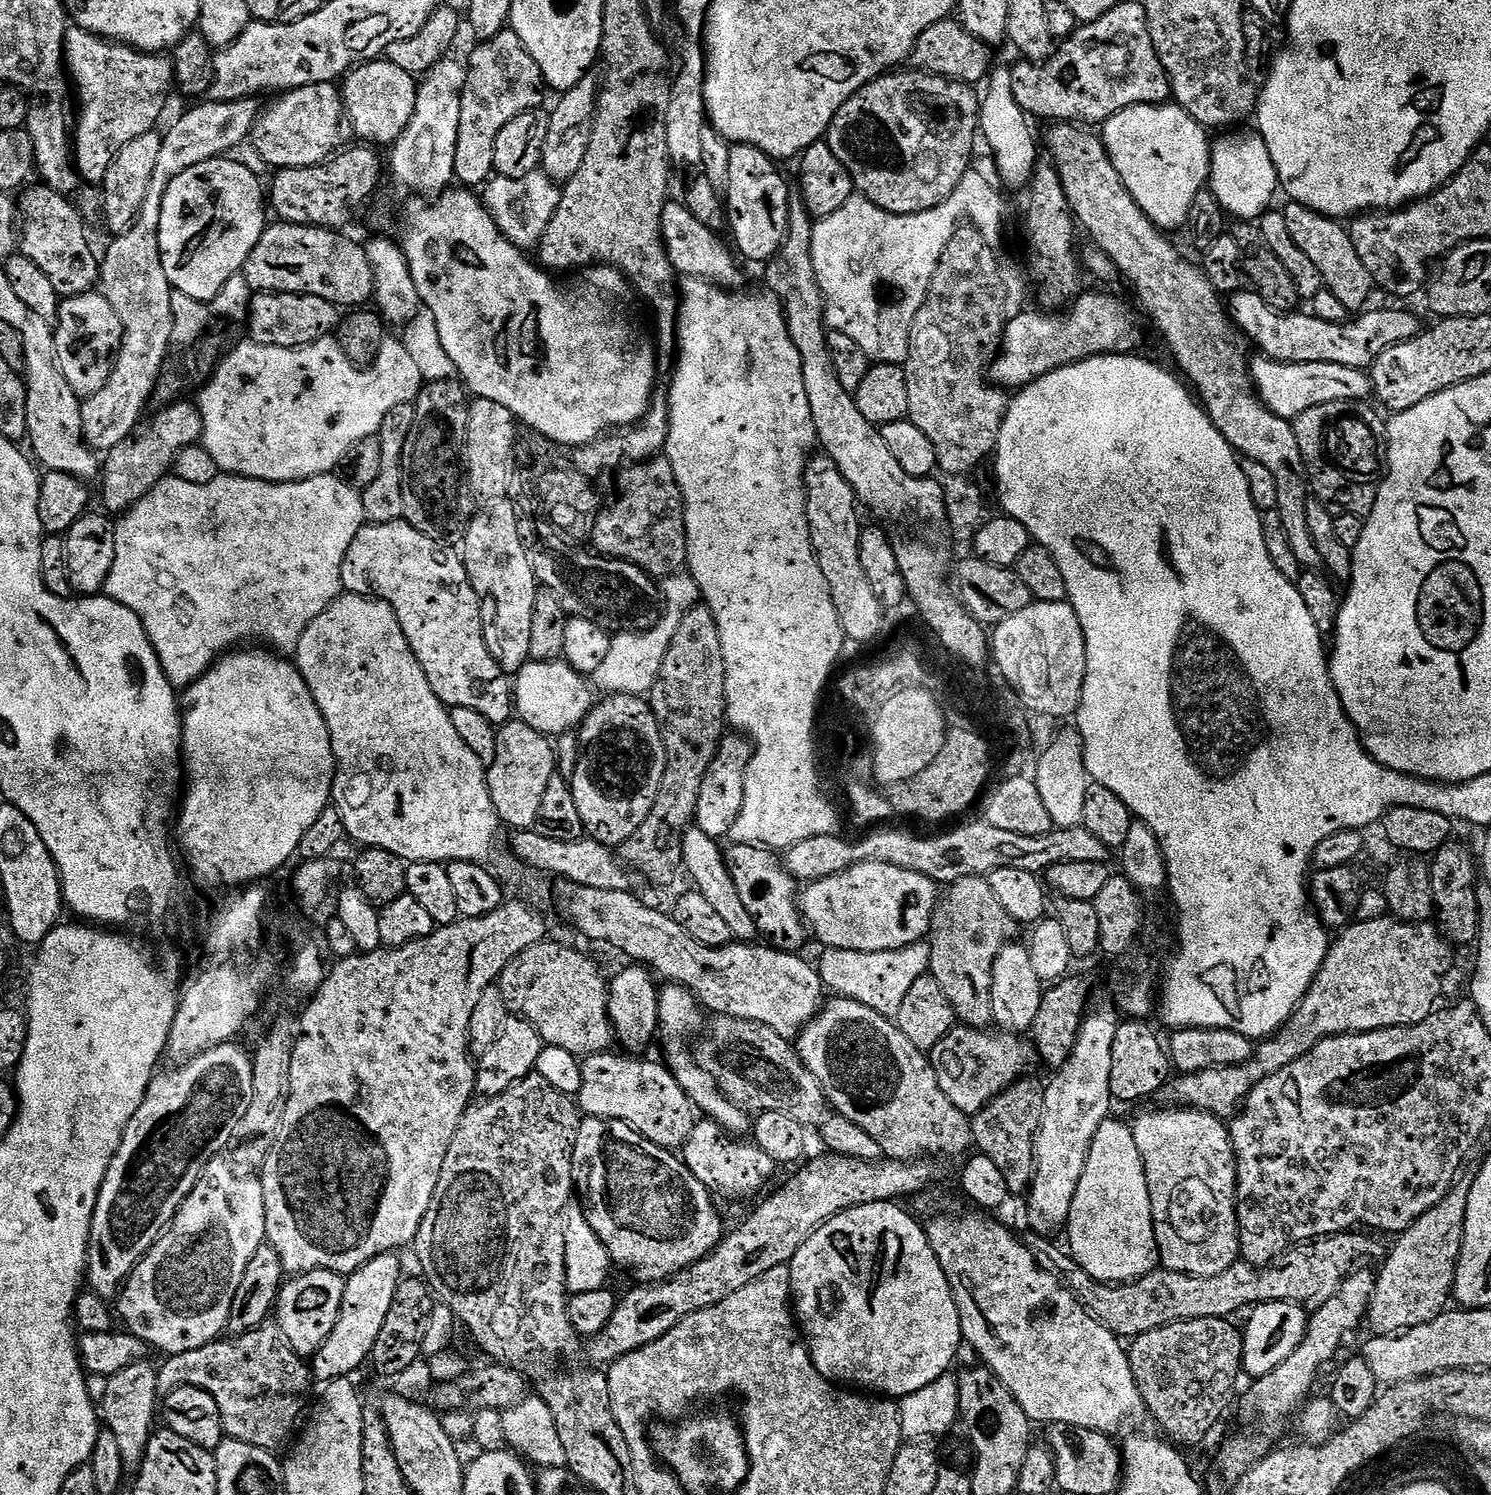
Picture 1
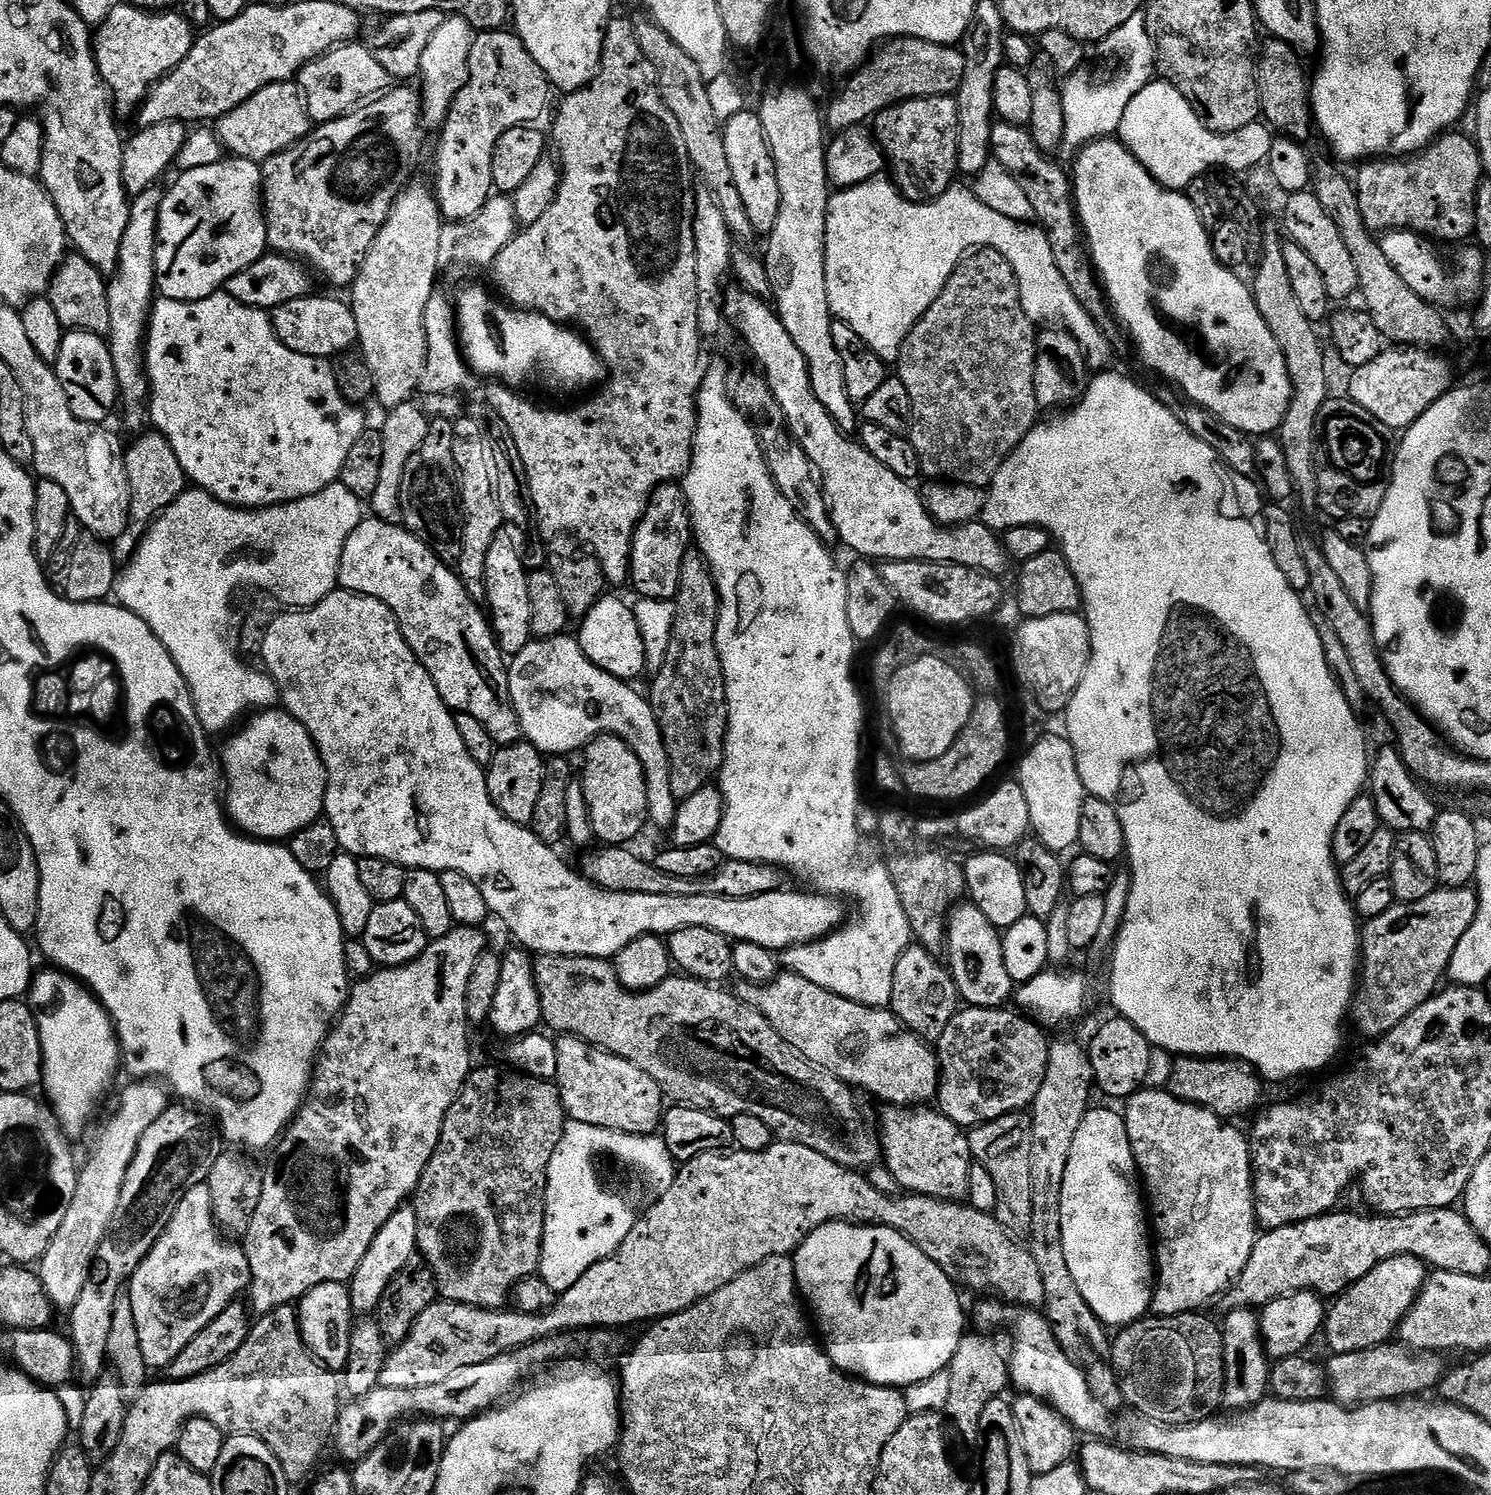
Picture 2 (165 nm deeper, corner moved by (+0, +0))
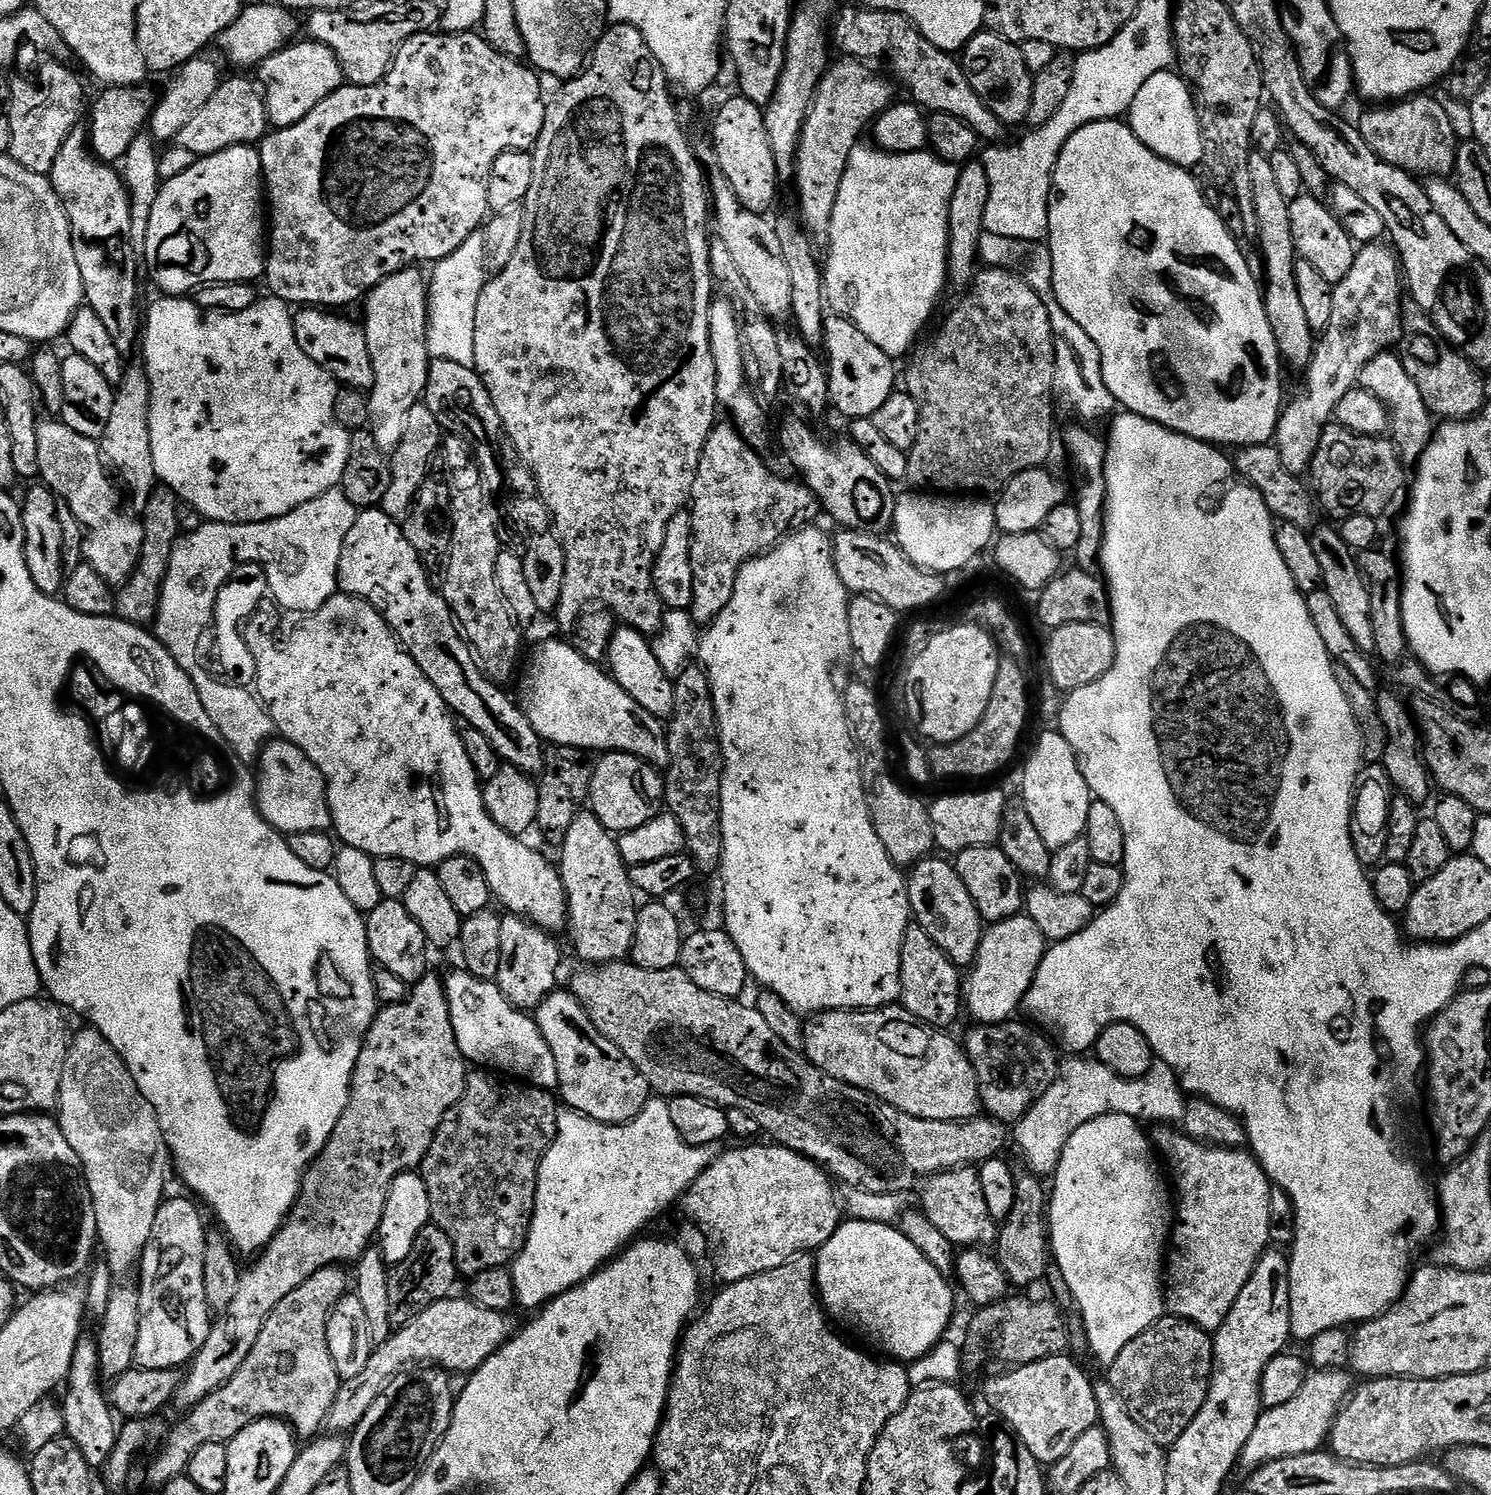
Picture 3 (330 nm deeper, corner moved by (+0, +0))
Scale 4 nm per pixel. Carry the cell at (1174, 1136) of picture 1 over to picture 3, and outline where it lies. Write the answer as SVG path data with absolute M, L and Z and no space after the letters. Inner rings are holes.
M1160 1126L1155 1131L1155 1151L1162 1157L1166 1168L1166 1163L1168 1163L1169 1169L1167 1168L1167 1171L1170 1173L1170 1180L1174 1185L1174 1223L1170 1243L1166 1249L1166 1308L1171 1315L1180 1320L1189 1320L1190 1323L1205 1330L1215 1330L1222 1326L1222 1322L1226 1322L1226 1314L1230 1314L1238 1294L1242 1294L1242 1286L1246 1286L1246 1282L1250 1282L1250 1274L1254 1274L1254 1266L1269 1247L1268 1239L1272 1236L1272 1192L1274 1193L1274 1188L1268 1179L1268 1175L1264 1173L1262 1166L1256 1161L1256 1157L1252 1155L1251 1151L1200 1144L1194 1138L1186 1135L1184 1131L1177 1130L1172 1126Z

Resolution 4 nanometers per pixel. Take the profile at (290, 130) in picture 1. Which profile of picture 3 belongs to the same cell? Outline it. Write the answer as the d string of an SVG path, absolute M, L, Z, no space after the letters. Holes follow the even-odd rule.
M232 76L221 82L214 98L210 98L210 102L198 110L198 115L182 130L182 134L176 136L175 143L181 144L186 151L193 152L193 157L199 158L212 156L215 152L239 144L259 145L269 131L268 111L259 83L255 79L243 80L240 76Z

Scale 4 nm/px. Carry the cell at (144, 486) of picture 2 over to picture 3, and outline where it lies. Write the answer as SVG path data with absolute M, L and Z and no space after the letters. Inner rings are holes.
M157 487L150 494L142 510L144 537L138 566L132 577L116 592L115 615L119 619L141 626L155 625L162 598L162 586L166 582L166 570L170 570L170 558L174 554L174 546L182 535L180 508L182 509L181 501L176 499L172 489L168 487Z

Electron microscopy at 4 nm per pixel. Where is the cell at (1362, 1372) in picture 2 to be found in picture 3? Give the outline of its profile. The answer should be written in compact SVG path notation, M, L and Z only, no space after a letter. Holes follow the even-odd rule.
M1344 1370L1309 1371L1306 1382L1302 1382L1302 1390L1298 1390L1290 1402L1261 1411L1258 1426L1254 1426L1254 1434L1250 1434L1250 1442L1246 1442L1240 1455L1240 1464L1251 1470L1278 1458L1321 1451L1329 1439L1336 1415L1353 1391L1354 1383L1351 1379L1353 1377Z

